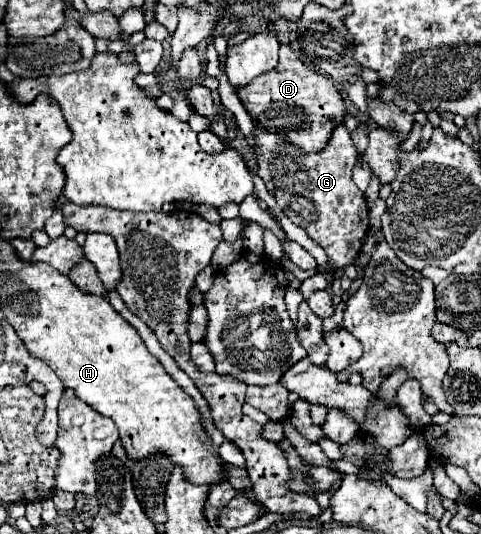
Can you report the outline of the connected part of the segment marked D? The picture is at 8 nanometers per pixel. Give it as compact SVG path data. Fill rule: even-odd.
M281 45L279 65L273 71L255 77L255 81L245 87L239 87L237 95L253 121L271 133L283 135L287 143L297 145L303 153L323 151L333 129L343 123L347 113L345 101L333 79L309 69L289 45Z

